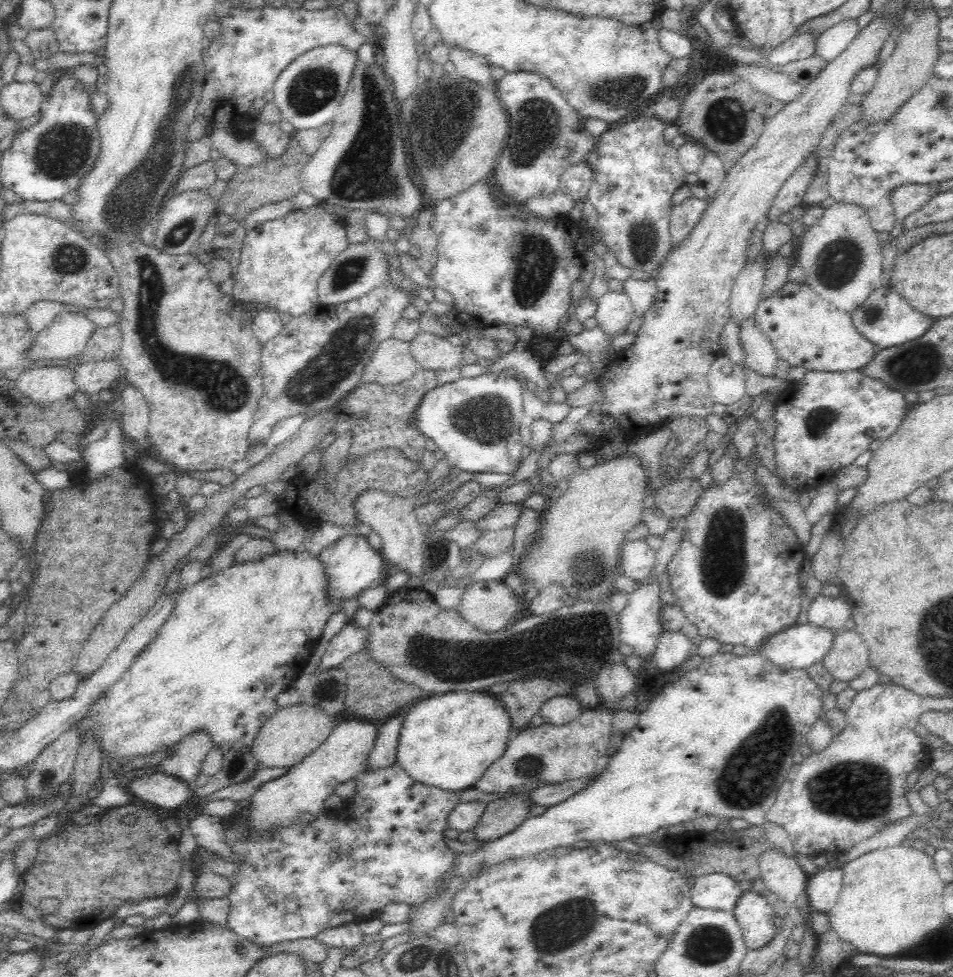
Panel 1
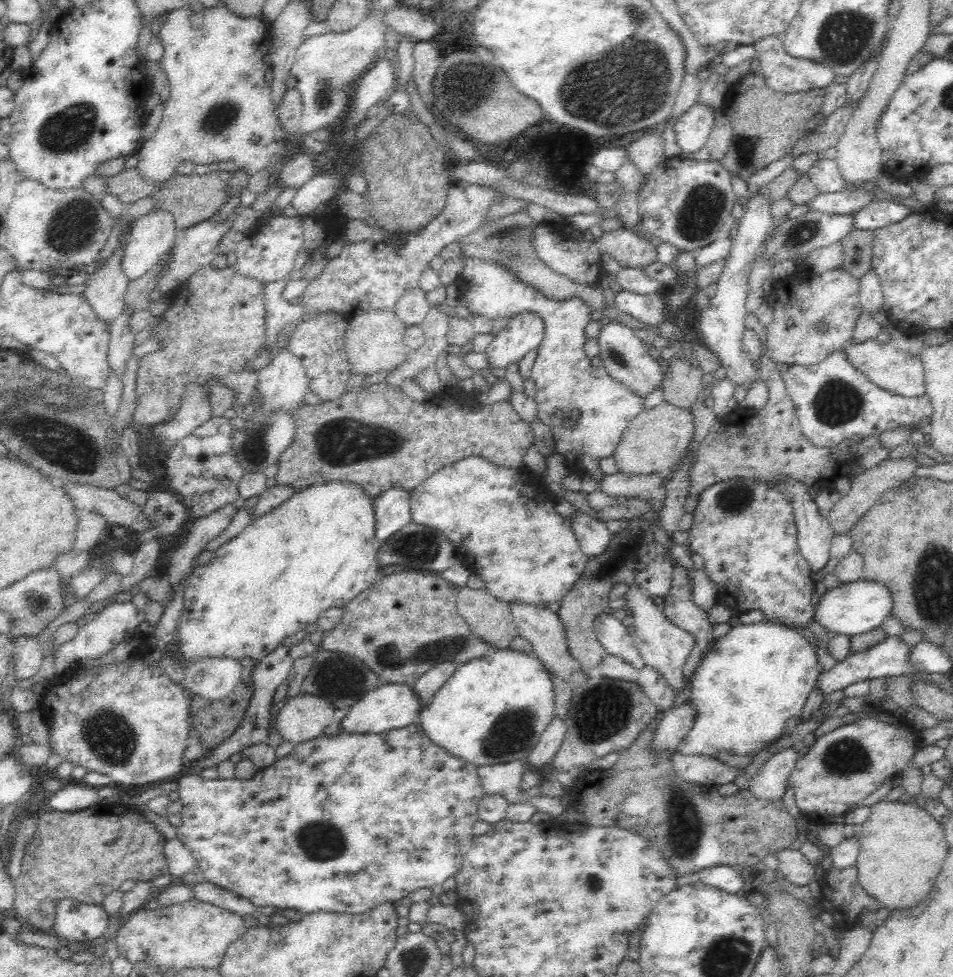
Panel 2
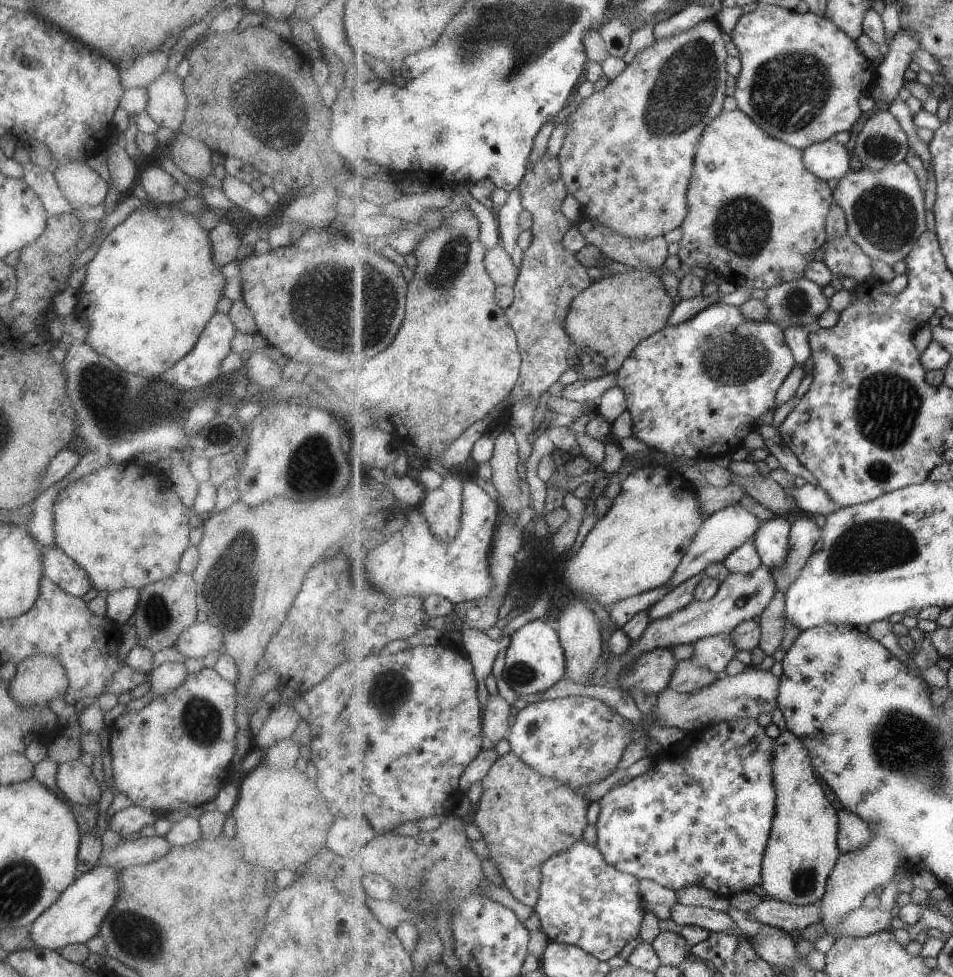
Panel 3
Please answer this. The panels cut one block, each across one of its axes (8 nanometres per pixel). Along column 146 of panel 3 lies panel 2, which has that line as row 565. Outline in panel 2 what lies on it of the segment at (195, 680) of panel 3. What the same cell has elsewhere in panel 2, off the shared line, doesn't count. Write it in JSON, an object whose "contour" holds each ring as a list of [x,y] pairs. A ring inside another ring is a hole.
{"contour":[[[728,478],[728,480],[716,482],[716,484],[700,493],[698,495],[696,508],[691,514],[693,516],[693,525],[687,530],[689,534],[688,545],[692,551],[696,552],[696,554],[700,554],[704,559],[705,567],[703,570],[716,587],[717,604],[726,606],[729,610],[732,610],[732,612],[738,615],[760,610],[763,614],[762,620],[768,623],[784,625],[796,629],[798,632],[809,628],[808,625],[812,622],[813,616],[815,615],[815,607],[812,606],[812,602],[810,601],[812,593],[815,591],[815,581],[812,578],[811,566],[807,563],[807,560],[802,556],[802,553],[798,548],[796,523],[794,523],[792,503],[790,503],[784,493],[782,493],[774,484],[764,482],[763,480],[752,480],[751,478]]]}

